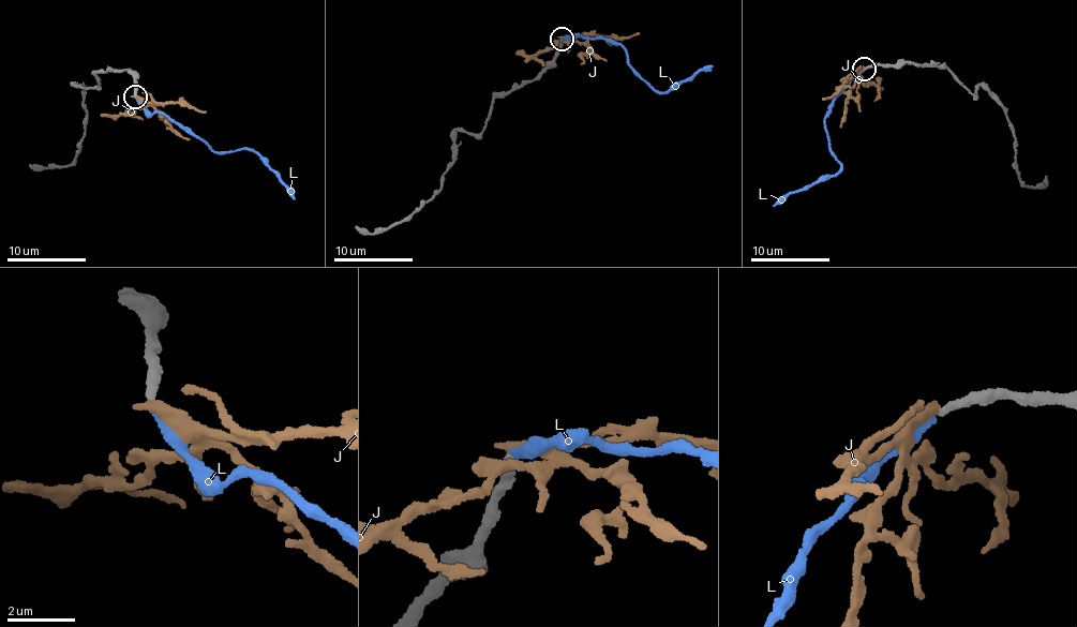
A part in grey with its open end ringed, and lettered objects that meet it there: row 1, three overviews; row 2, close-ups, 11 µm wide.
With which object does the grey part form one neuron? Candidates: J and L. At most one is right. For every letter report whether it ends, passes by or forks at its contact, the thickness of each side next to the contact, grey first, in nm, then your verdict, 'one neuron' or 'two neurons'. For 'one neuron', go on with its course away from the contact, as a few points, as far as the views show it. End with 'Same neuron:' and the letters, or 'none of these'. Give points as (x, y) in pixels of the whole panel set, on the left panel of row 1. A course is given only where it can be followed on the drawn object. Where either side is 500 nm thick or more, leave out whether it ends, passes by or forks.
J: it ends there; 260 nm thick on the grey side, 360 nm on the other; two neurons
L: it ends there; 240 nm thick on the grey side, 280 nm on the other; one neuron; it runs (134, 96), (151, 112), (166, 114), (217, 152), (258, 151), (289, 188), (295, 199)
Same neuron: L

